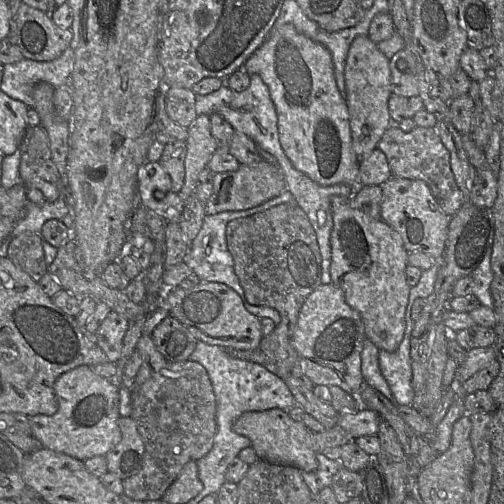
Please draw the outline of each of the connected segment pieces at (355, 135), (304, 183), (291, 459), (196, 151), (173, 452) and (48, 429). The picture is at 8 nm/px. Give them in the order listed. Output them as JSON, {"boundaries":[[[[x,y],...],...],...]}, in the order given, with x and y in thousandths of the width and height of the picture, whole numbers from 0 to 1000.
{"boundaries":[[[[730,69],[706,73],[694,91],[685,131],[685,167],[698,292],[716,315],[748,296],[764,260],[782,246],[770,216],[770,200],[778,188],[774,117]]],[[[562,315],[562,323],[550,323],[550,329],[556,333],[569,361],[569,379],[579,383],[579,387],[585,393],[585,399],[611,431],[613,440],[627,462],[639,510],[639,563],[655,563],[659,562],[655,548],[655,524],[657,524],[655,466],[661,452],[657,391],[677,389],[696,397],[698,389],[704,383],[704,373],[702,369],[688,365],[637,369],[627,361],[615,357],[599,341],[591,339],[581,327],[573,323],[569,315]]],[[[558,812],[486,817],[468,829],[460,851],[496,873],[512,913],[585,927],[597,937],[621,937],[629,929],[629,897],[619,887],[621,859],[599,837],[581,835],[571,817]]],[[[415,228],[391,230],[371,258],[367,359],[353,383],[363,401],[379,383],[395,343],[411,331],[415,317],[433,296],[429,278],[419,266]]],[[[280,665],[270,687],[280,728],[260,776],[260,823],[288,885],[284,923],[266,944],[244,952],[246,980],[272,994],[317,992],[353,946],[365,923],[415,899],[431,853],[429,790],[409,732],[395,720],[369,714],[333,718],[310,692],[300,667]]],[[[163,724],[119,744],[107,762],[107,778],[117,800],[115,815],[101,825],[69,823],[58,827],[63,863],[81,877],[85,889],[169,915],[187,905],[208,905],[238,877],[236,778],[234,768],[218,754],[188,742],[181,728]]]]}

